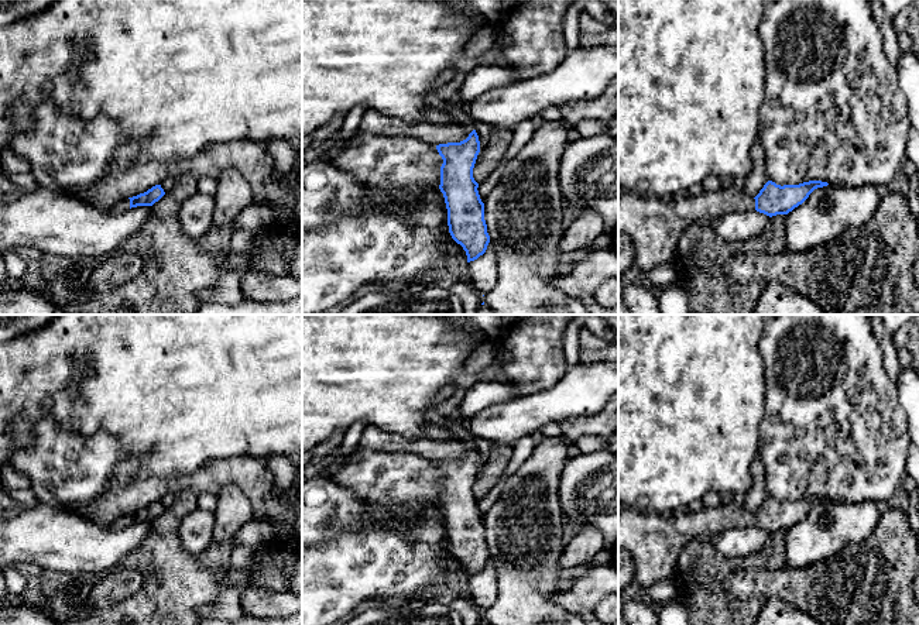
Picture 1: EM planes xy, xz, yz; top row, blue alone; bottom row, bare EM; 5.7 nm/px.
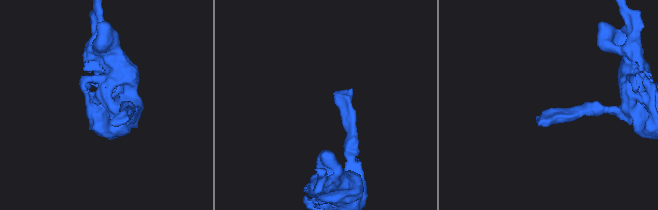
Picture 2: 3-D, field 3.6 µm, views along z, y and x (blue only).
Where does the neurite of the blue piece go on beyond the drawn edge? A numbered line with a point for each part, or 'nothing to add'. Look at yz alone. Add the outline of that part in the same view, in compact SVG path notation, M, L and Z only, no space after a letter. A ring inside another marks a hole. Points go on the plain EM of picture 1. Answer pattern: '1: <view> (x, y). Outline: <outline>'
1: yz (655, 542). Outline: M733 502L671 515L618 505L618 549L630 553L641 591L675 576L682 550L693 540L716 539L733 528L755 525L755 515Z

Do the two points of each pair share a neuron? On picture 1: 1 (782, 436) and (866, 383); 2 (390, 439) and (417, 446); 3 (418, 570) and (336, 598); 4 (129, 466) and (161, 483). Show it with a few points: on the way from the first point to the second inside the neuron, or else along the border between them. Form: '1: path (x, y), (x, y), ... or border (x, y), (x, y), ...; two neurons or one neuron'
1: path (803, 436), (812, 436), (844, 404); one neuron
2: path (397, 442), (410, 445); one neuron
3: path (398, 569), (366, 569), (356, 579); one neuron
4: path (129, 476), (137, 484), (151, 484); one neuron

